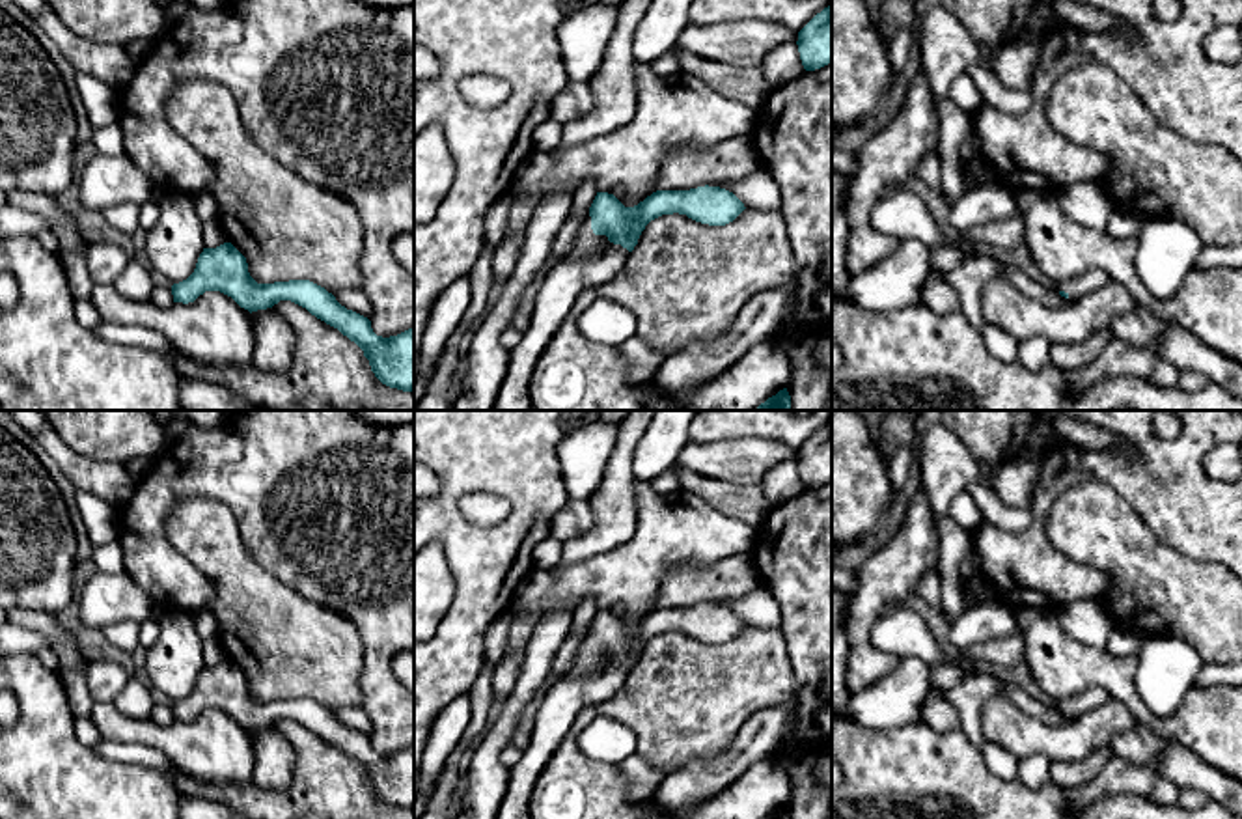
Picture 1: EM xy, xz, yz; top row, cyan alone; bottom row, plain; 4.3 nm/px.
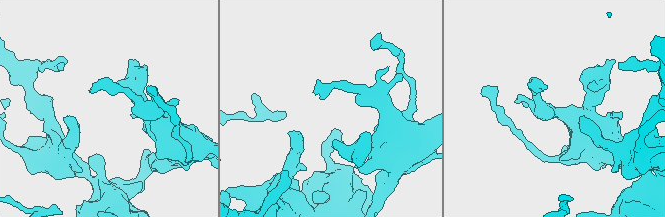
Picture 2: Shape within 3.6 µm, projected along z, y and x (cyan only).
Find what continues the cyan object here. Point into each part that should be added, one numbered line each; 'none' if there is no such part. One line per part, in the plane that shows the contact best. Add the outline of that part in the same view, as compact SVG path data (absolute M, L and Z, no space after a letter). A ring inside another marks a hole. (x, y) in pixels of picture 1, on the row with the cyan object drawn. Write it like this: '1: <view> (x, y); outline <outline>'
1: xz (586, 243); outline M587 215L571 250L561 261L587 259L599 256L608 246L606 235L595 235L591 229L591 216Z

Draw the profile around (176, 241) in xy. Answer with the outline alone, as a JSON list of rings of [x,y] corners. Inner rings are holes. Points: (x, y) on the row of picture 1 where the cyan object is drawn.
[[[160,190],[157,196],[160,216],[145,231],[147,267],[166,276],[172,284],[186,280],[203,252],[203,222],[194,196]]]

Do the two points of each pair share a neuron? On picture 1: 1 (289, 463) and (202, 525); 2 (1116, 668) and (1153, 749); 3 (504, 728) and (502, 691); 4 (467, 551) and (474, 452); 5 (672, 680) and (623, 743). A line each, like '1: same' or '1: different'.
1: different
2: different
3: different
4: same
5: different

